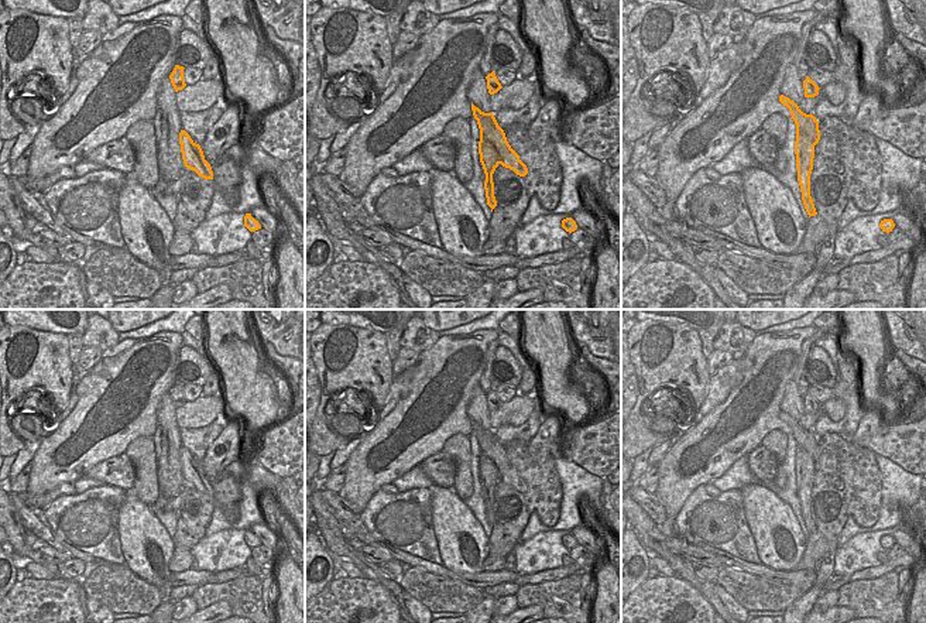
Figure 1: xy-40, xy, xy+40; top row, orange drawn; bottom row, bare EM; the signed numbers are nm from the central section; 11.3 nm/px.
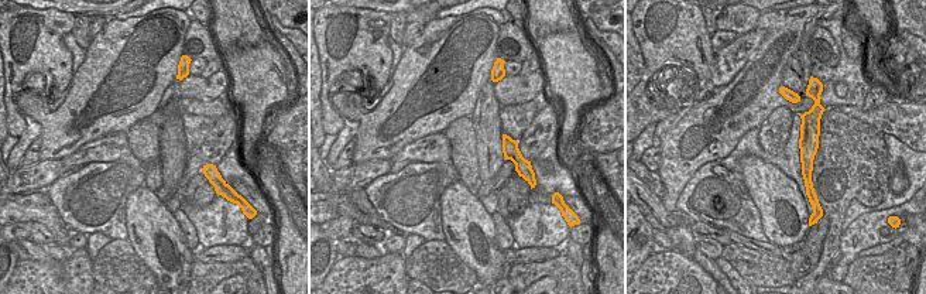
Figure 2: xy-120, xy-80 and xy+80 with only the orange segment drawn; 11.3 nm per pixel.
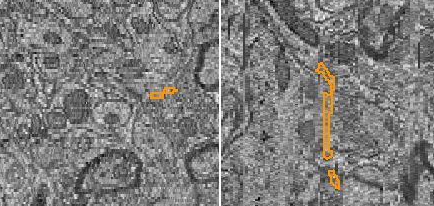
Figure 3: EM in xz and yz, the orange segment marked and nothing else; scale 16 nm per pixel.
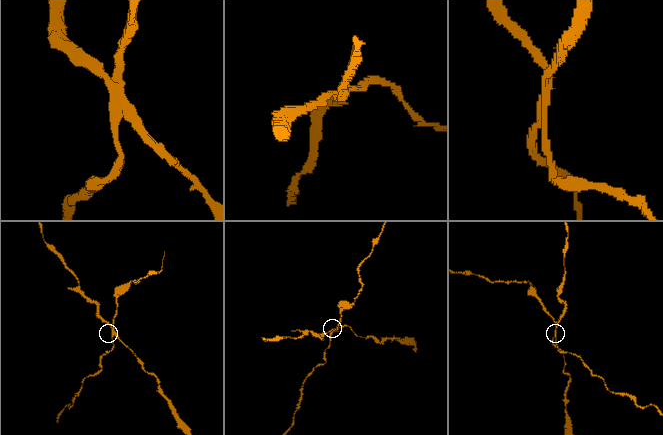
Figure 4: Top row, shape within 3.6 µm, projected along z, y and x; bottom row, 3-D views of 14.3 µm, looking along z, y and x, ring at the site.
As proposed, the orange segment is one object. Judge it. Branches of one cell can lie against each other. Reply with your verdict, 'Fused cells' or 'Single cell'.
Fused cells

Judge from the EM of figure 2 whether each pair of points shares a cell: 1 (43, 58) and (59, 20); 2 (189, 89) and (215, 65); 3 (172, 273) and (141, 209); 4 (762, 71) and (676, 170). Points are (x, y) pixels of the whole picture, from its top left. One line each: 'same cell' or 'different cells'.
1: same cell
2: different cells
3: same cell
4: same cell

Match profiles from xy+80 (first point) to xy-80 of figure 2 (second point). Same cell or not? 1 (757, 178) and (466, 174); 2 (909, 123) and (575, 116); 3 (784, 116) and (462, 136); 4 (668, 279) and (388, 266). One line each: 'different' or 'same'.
1: different
2: different
3: same
4: same

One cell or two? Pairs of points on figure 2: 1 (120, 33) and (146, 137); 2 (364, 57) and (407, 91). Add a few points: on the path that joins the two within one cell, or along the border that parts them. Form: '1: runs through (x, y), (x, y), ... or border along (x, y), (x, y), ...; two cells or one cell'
1: border along (147, 116), (137, 120), (126, 132); two cells
2: border along (390, 74), (391, 77); two cells

